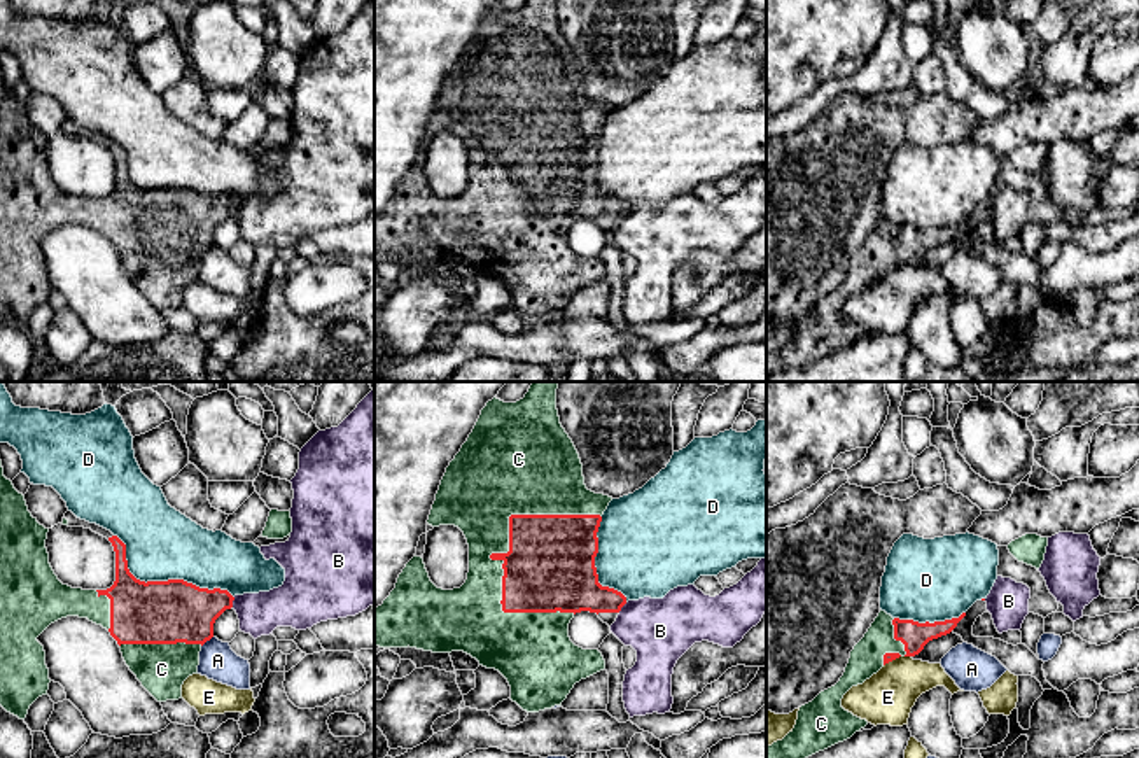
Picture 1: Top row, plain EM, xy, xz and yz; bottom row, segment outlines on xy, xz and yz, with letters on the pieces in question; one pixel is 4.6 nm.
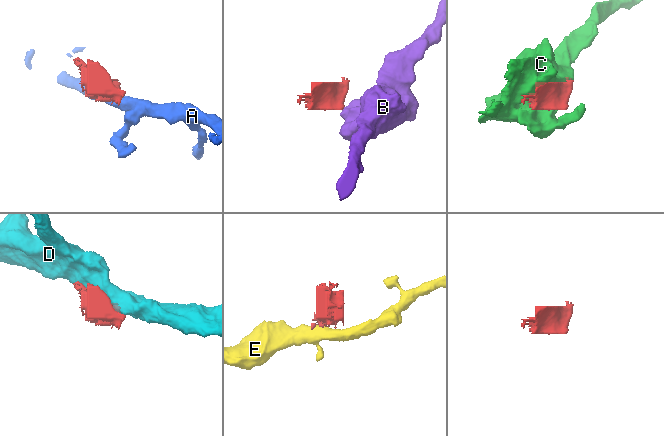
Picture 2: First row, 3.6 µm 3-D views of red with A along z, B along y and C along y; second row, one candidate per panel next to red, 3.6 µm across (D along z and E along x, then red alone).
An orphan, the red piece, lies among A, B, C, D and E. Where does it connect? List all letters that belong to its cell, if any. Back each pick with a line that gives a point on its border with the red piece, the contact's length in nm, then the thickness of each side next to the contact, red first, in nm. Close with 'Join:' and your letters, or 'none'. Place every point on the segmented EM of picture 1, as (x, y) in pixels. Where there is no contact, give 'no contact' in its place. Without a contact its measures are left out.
C: meets red in xz at (510, 527); contact 650 nm long; 400 nm thick on the red side, 400 nm on the other
Join: C

